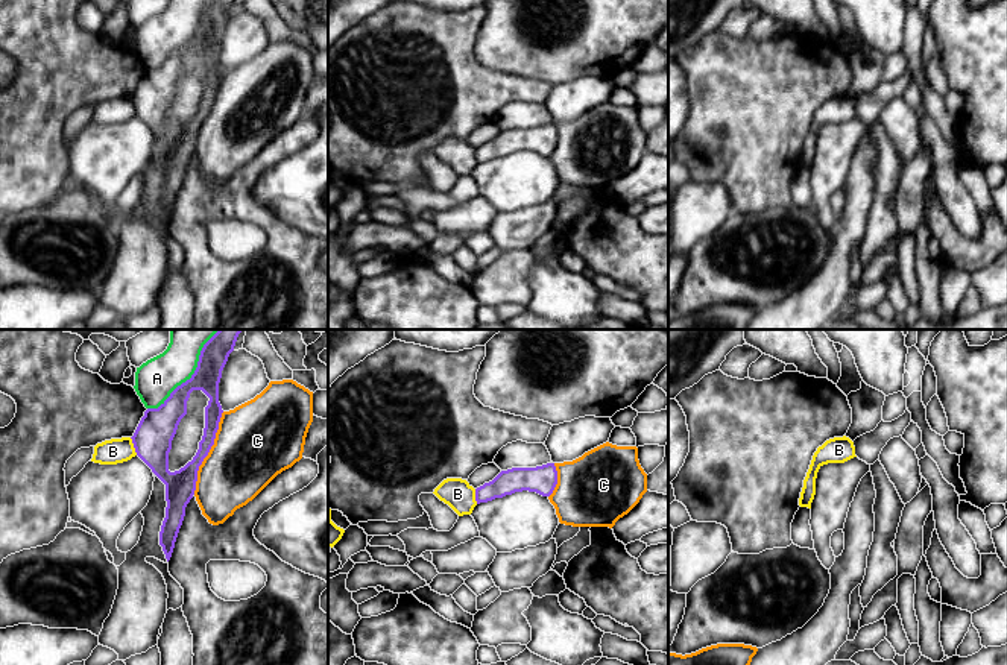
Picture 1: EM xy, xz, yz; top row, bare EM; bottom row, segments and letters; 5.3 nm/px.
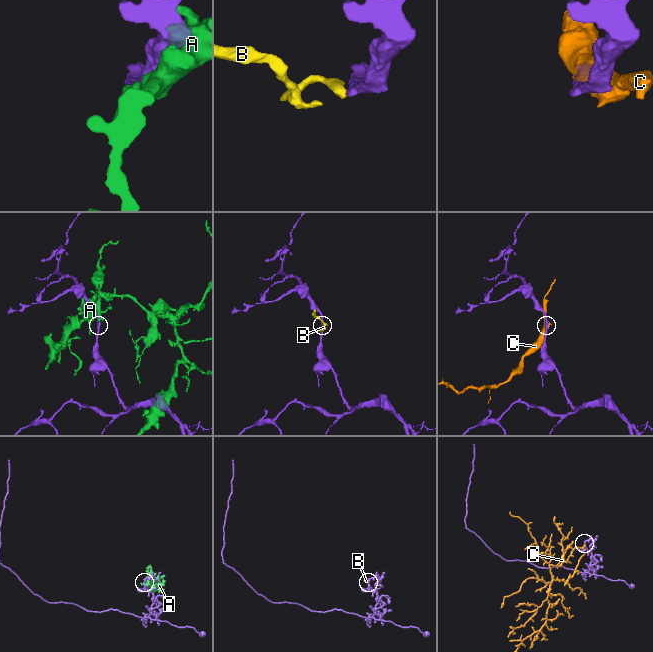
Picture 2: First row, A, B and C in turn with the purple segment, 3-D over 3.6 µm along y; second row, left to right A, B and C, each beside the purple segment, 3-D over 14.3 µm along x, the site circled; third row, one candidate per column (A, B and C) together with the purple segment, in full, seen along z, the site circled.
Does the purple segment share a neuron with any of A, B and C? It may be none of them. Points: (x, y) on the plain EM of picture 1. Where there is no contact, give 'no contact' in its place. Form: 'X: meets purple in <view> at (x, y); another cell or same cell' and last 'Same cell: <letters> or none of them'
A: meets purple in xy at (187, 40); another cell
B: meets purple in xy at (134, 107); another cell
C: meets purple in xy at (208, 111); another cell
Same cell: none of them

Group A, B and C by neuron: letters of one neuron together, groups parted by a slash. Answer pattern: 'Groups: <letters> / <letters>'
Groups: A / B / C

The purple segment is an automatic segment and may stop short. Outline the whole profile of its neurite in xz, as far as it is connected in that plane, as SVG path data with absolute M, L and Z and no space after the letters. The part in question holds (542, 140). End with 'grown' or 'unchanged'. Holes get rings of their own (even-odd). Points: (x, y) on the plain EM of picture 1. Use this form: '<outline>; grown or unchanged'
M554 123L536 128L512 128L501 131L492 141L475 149L475 161L488 162L515 152L536 152L550 156L557 144L557 131Z; unchanged

